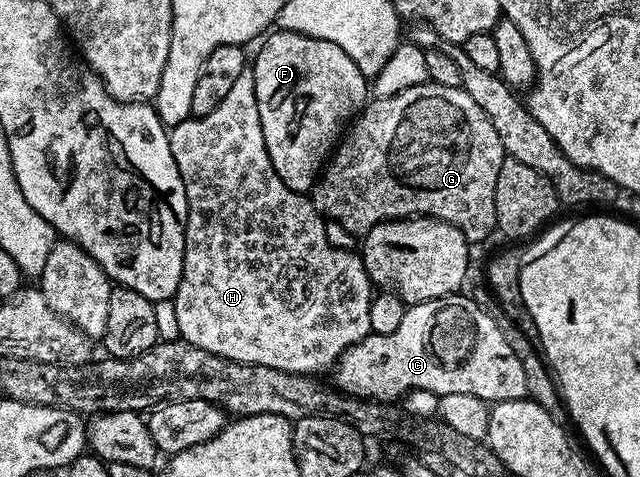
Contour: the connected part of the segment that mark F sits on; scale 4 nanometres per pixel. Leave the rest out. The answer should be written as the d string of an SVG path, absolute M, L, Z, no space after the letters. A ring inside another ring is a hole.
M276 28L260 44L260 51L251 59L250 69L254 76L254 96L258 100L258 116L262 120L266 152L282 184L294 192L307 195L341 141L346 127L369 101L370 82L358 64L354 64L354 60L350 60L350 56L346 56L338 44L330 44L330 40L318 40L293 30Z

